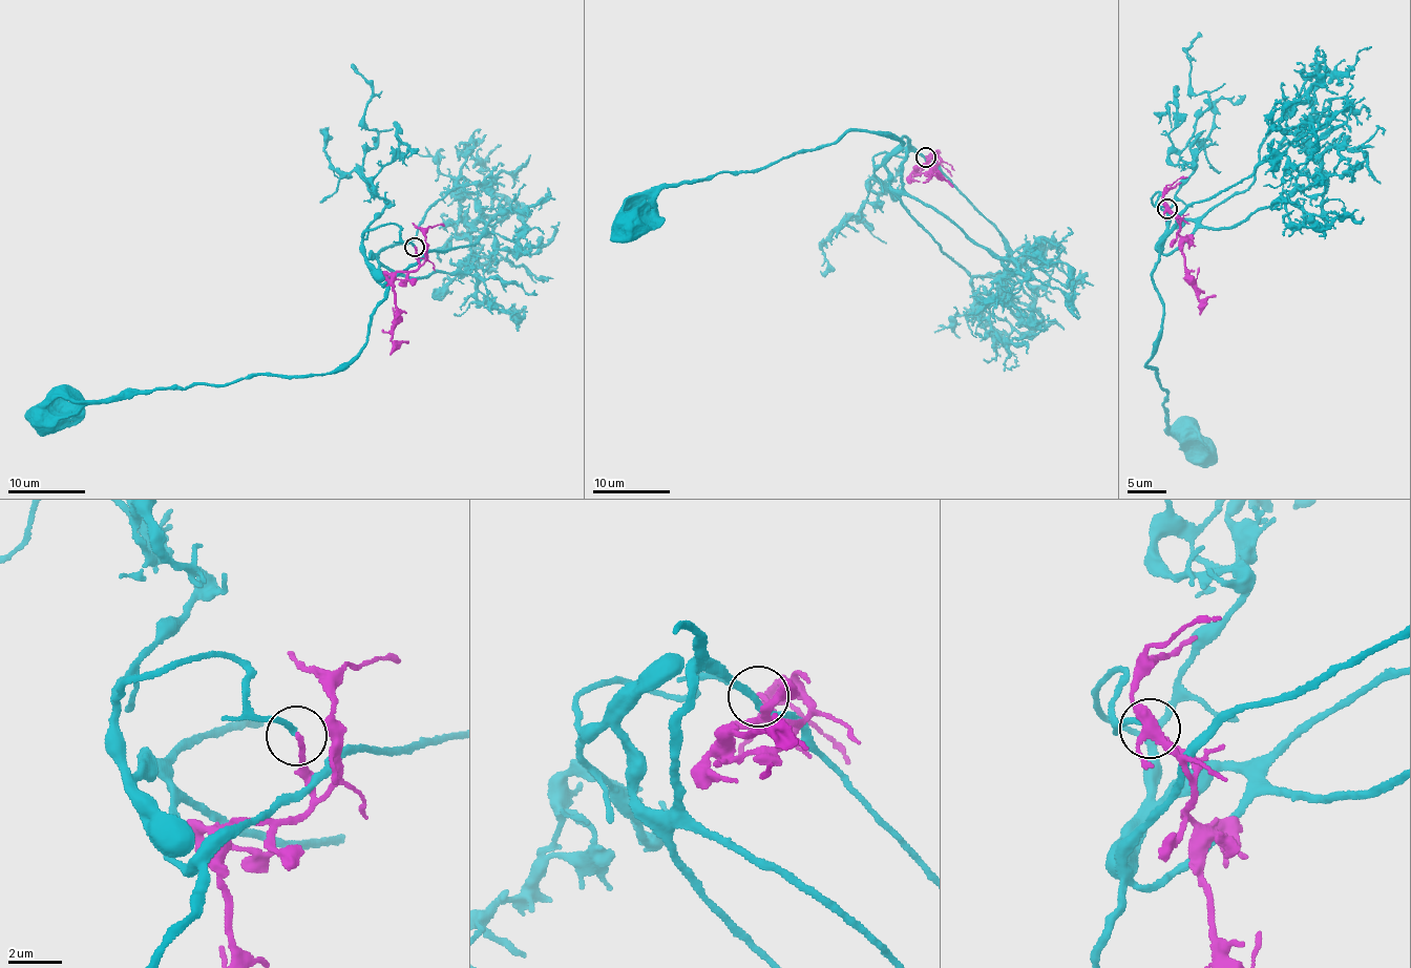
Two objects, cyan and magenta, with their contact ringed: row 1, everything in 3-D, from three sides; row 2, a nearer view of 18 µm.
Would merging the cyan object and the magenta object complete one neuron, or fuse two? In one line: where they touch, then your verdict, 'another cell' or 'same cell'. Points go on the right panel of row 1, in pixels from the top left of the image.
(1167, 209) | same cell

